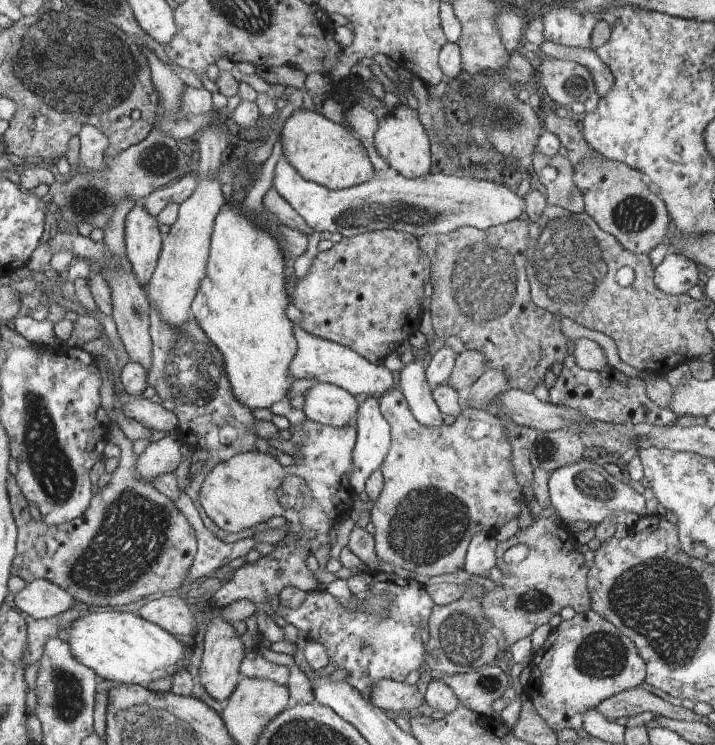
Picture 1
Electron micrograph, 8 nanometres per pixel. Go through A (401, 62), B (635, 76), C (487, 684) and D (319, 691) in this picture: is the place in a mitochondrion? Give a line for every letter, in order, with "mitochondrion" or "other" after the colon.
A: other
B: other
C: mitochondrion
D: other

